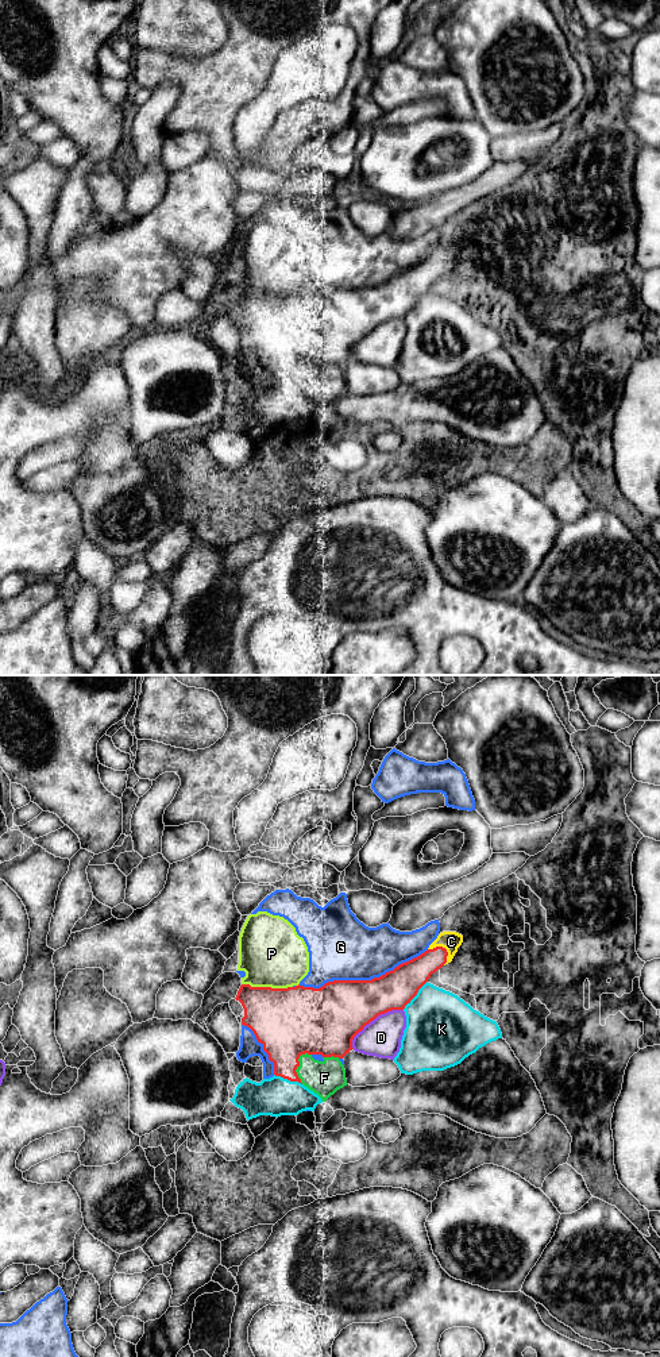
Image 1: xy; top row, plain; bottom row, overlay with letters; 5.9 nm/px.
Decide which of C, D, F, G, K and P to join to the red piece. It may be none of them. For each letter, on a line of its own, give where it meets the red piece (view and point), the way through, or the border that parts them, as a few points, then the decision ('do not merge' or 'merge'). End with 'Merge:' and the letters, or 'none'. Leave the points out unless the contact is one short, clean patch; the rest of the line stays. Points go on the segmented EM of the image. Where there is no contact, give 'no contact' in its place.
C: contact xy (442, 947); way xy (412, 975), (442, 947), (451, 941); merge
D: contact xy (373, 1020); do not merge
F: contact xy (298, 1066); do not merge
G: contact xy (363, 980); do not merge
K: contact xy (416, 994); do not merge
P: contact xy (267, 987); do not merge
Merge: C

